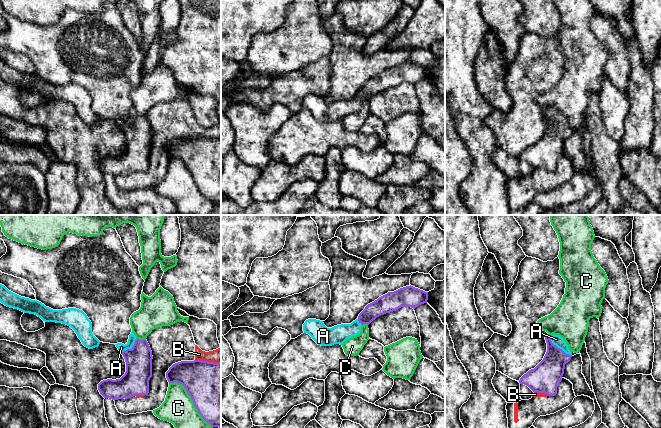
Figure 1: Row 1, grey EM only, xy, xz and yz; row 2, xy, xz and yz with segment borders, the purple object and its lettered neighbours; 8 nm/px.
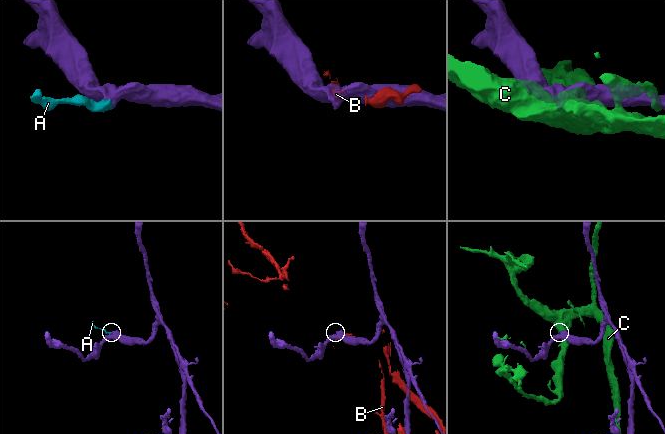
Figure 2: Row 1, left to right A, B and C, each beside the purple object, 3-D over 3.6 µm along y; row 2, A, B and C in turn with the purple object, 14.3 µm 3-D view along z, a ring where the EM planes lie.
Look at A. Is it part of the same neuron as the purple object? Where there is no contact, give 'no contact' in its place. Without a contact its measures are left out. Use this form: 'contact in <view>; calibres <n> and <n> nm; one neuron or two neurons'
contact in yz; calibres 220 and 80 nm; one neuron

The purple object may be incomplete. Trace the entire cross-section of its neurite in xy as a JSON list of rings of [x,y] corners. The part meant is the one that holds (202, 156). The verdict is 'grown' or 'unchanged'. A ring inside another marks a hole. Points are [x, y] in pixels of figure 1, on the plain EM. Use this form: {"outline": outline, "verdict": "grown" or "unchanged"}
{"outline": [[[181,137],[169,144],[166,154],[182,160],[201,193],[221,204],[221,139]]], "verdict": "unchanged"}

